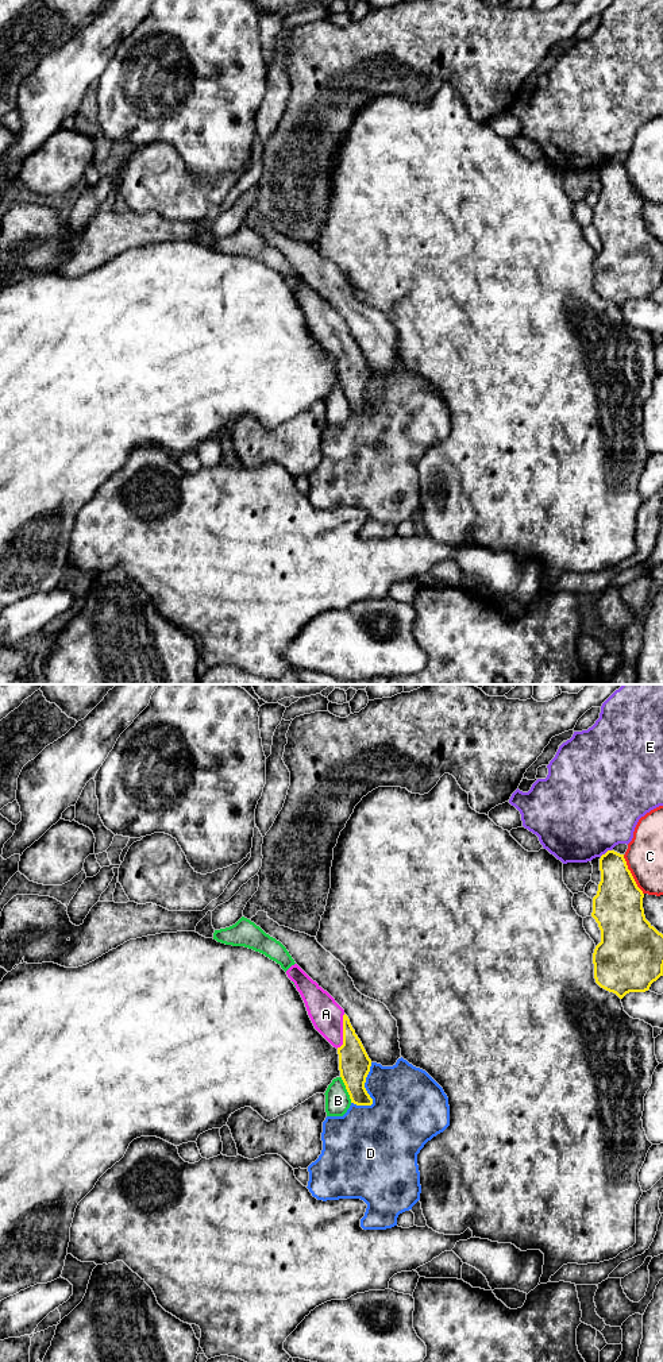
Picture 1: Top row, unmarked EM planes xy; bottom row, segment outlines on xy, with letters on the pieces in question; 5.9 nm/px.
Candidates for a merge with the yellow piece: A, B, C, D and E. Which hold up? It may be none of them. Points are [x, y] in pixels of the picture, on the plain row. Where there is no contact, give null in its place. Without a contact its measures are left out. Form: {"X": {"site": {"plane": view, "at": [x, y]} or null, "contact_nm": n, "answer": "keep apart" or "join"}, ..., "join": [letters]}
{"A": {"site": {"plane": "xy", "at": [343, 340]}, "contact_nm": 220, "answer": "join"}, "B": {"site": {"plane": "xy", "at": [346, 397]}, "contact_nm": 170, "answer": "keep apart"}, "C": {"site": {"plane": "xy", "at": [631, 184]}, "contact_nm": 260, "answer": "keep apart"}, "D": {"site": {"plane": "xy", "at": [366, 400]}, "contact_nm": 280, "answer": "keep apart"}, "E": {"site": {"plane": "xy", "at": [606, 161]}, "contact_nm": 80, "answer": "keep apart"}, "join": ["A"]}

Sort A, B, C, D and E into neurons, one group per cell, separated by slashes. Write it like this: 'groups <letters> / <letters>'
groups A / B / C / D / E

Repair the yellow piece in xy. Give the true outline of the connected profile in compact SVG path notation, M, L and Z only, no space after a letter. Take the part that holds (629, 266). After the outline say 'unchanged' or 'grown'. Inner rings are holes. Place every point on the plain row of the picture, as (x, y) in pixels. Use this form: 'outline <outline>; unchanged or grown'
outline M608 159L600 167L601 190L597 204L593 207L591 225L601 239L601 251L593 262L595 292L622 308L629 301L645 301L651 293L663 285L663 243L659 242L644 224L643 200L637 196L628 178L624 163Z; unchanged

